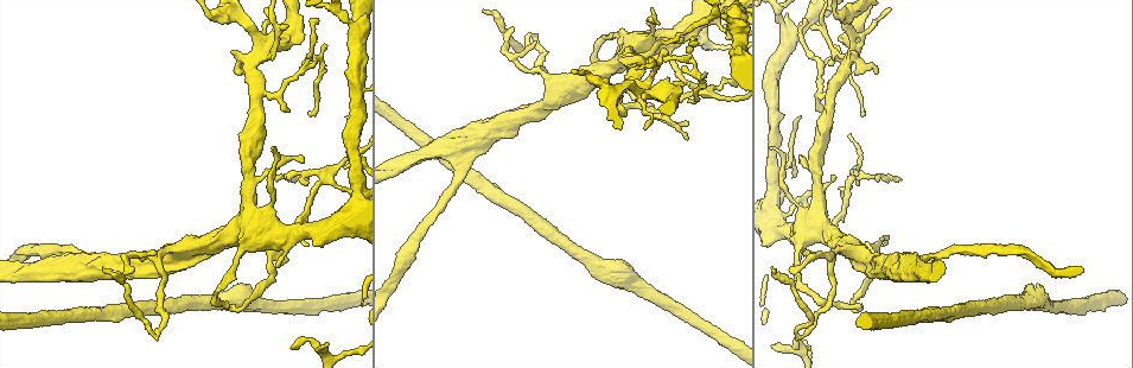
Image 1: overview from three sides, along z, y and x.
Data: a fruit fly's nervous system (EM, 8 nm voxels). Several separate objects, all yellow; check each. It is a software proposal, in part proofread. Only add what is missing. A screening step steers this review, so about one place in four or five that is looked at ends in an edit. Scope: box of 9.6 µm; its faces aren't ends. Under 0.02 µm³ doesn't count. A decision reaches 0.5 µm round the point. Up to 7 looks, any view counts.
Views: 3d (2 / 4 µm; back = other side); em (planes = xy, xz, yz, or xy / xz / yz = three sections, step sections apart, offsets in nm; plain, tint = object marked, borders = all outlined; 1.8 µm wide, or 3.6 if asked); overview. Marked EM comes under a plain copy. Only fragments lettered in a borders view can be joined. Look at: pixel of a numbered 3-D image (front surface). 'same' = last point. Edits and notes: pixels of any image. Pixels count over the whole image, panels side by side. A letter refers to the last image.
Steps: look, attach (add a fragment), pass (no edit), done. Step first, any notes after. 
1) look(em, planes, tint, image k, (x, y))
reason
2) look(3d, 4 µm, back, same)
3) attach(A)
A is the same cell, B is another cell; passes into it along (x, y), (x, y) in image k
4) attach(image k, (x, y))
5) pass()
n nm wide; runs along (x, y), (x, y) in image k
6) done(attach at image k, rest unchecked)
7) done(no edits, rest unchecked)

look(em, planes, borders, image 1, (323, 345))

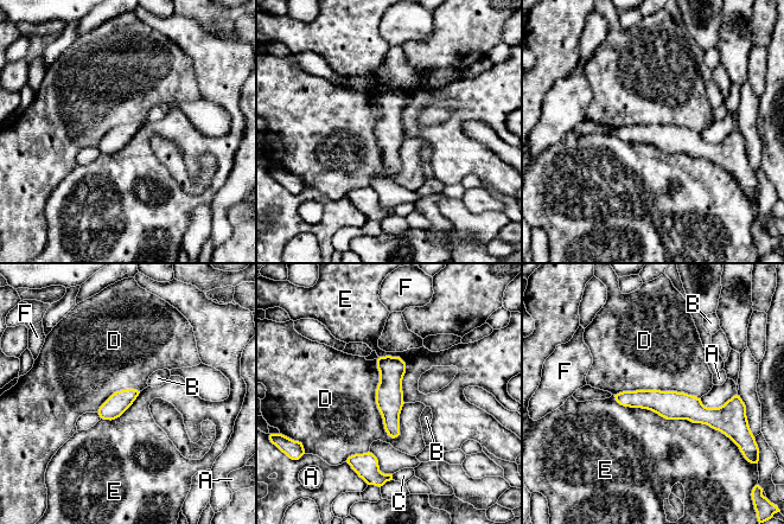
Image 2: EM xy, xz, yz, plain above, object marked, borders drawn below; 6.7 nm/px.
pass()
A, B, C, D, E and F are other cells; no lettered fragment goes on from it

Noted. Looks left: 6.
look(em, planes, borders, image 1, (627, 71))
branch stops here

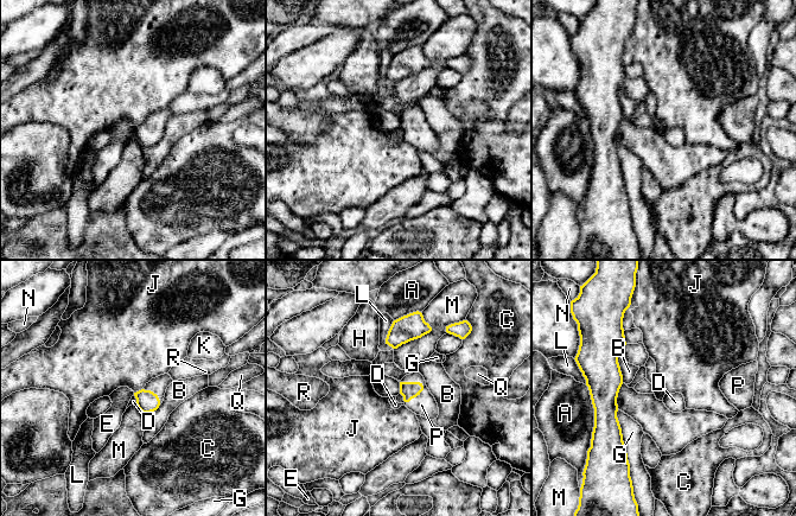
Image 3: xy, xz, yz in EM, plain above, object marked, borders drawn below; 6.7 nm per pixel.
attach(P)
P is the same cell, A, B, C, D, E, G, H, J, K, L, M, N, Q and R are other cells; passes into it along (409, 390), (416, 395), (425, 405) in image 3; the neuron continues

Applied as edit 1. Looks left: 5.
look(overview)
see it whole again

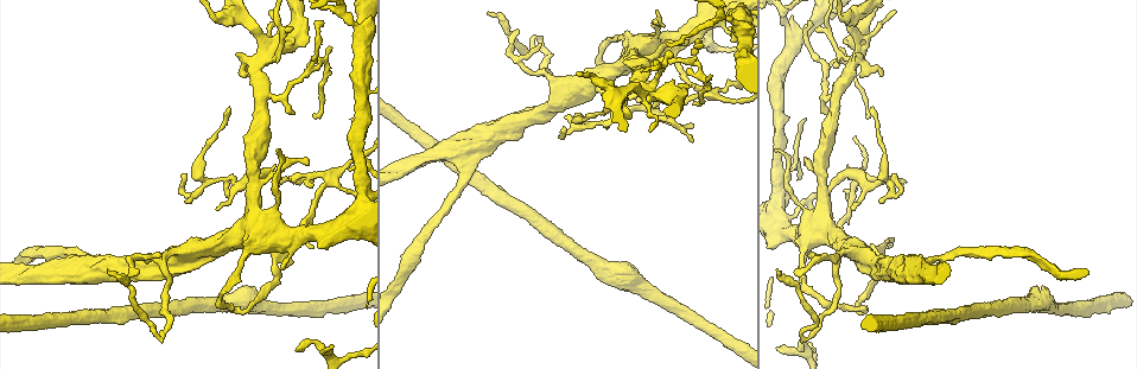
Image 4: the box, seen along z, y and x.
look(em, planes, borders, image 4, (264, 56))
thin arm on a thick one

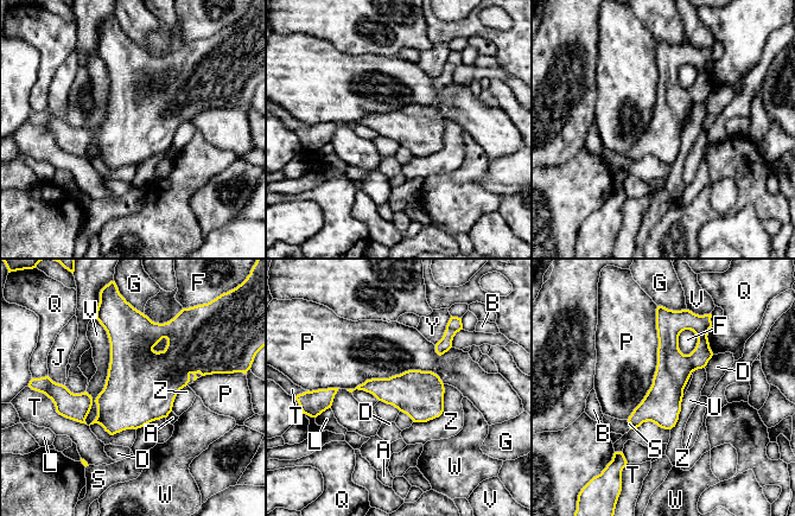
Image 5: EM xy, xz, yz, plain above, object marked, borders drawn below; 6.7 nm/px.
pass()
260 nm wide; A, B, D, F, G, J, L, P, Q, S, T, U, V, W, Y and Z are other cells; runs along (659, 320), (668, 386), (633, 425) in image 5; no lettered fragment goes on from it

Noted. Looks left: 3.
done(attach at image 3, rest unchecked)

